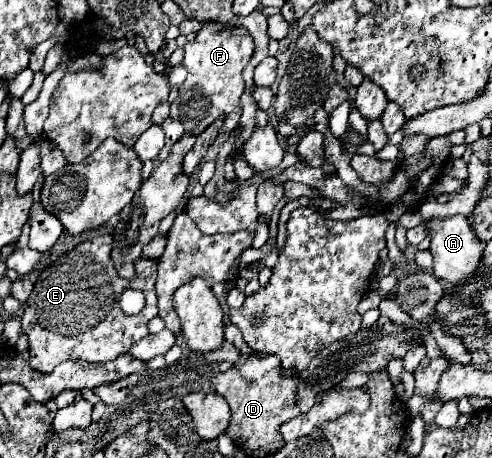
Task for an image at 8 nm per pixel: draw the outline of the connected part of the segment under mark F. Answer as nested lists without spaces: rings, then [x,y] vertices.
[[[208,21],[198,31],[194,43],[188,41],[184,45],[184,51],[186,57],[182,65],[188,69],[188,77],[180,89],[178,101],[170,105],[170,117],[182,121],[186,131],[200,135],[220,115],[228,117],[236,107],[240,107],[240,97],[244,93],[242,69],[254,53],[254,41],[244,27]]]

